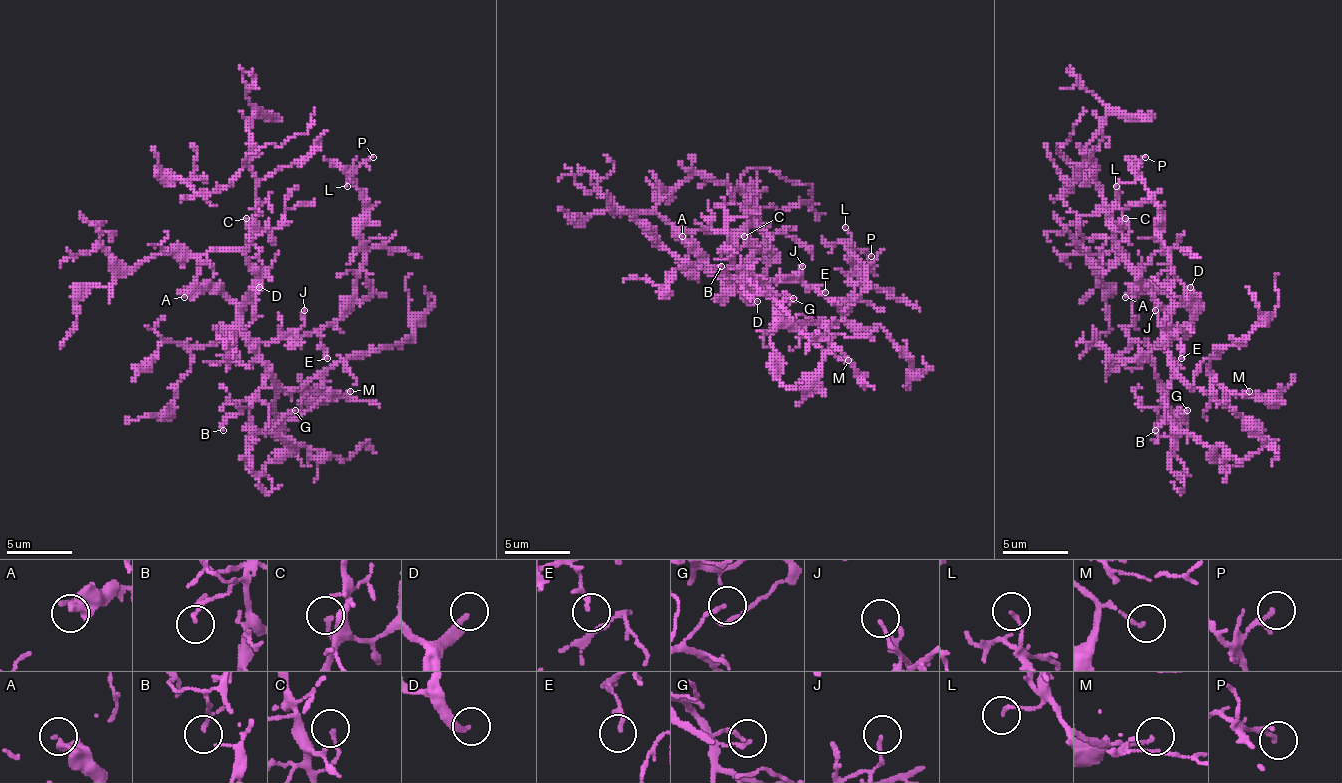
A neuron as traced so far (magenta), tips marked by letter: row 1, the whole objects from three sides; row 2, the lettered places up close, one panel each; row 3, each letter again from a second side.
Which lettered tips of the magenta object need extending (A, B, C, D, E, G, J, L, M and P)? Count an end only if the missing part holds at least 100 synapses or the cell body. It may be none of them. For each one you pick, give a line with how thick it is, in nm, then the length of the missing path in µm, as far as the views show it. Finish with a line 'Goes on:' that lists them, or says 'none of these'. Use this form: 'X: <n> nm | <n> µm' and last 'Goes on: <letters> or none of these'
D: 240 nm | 100 µm
Goes on: D

